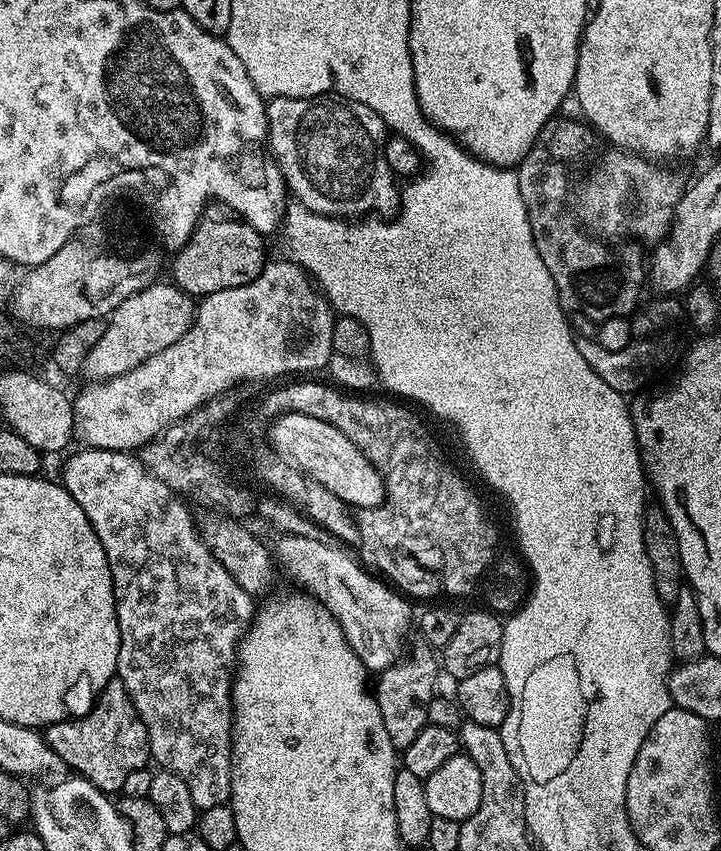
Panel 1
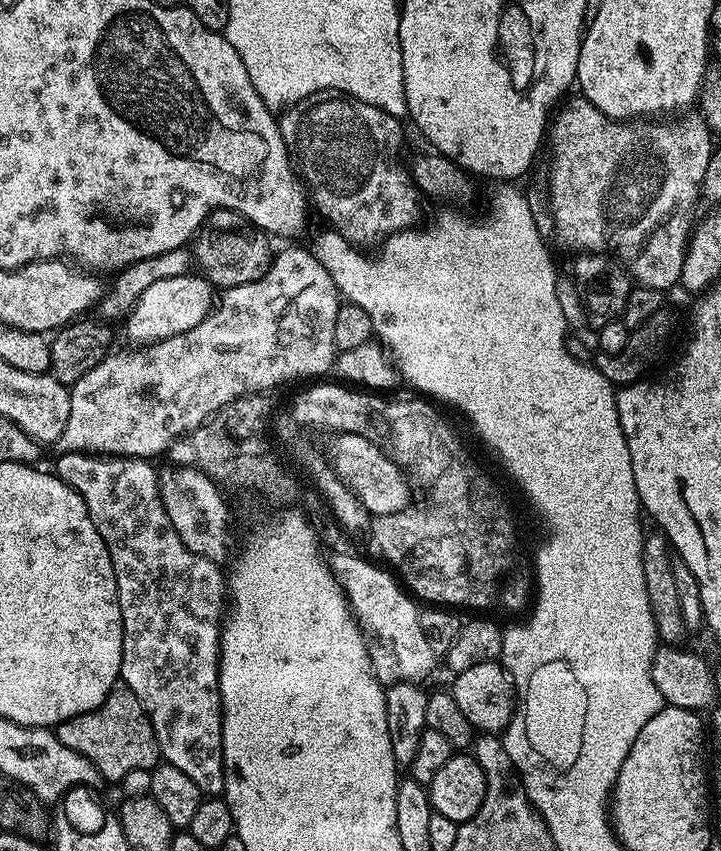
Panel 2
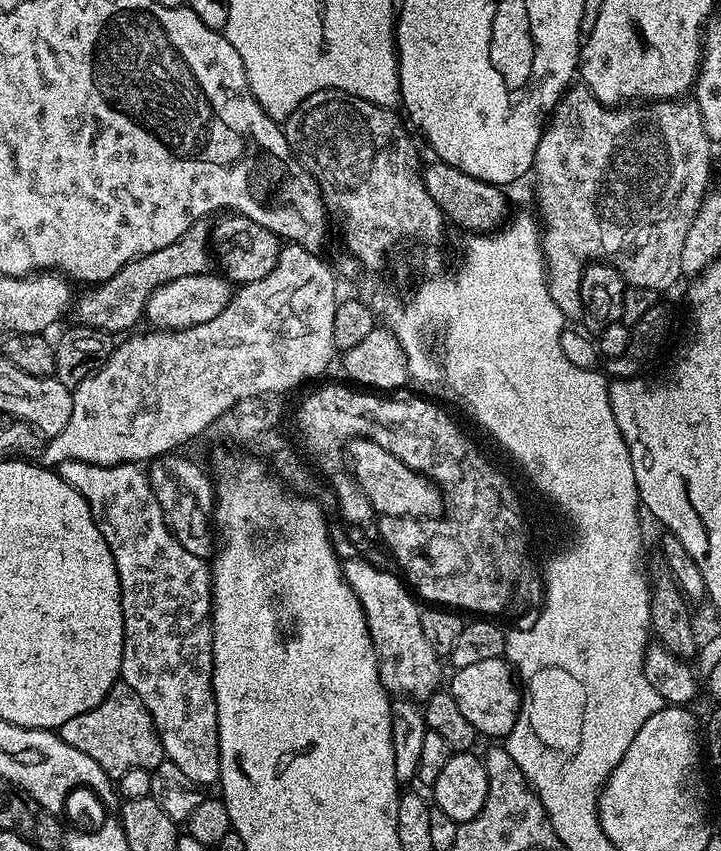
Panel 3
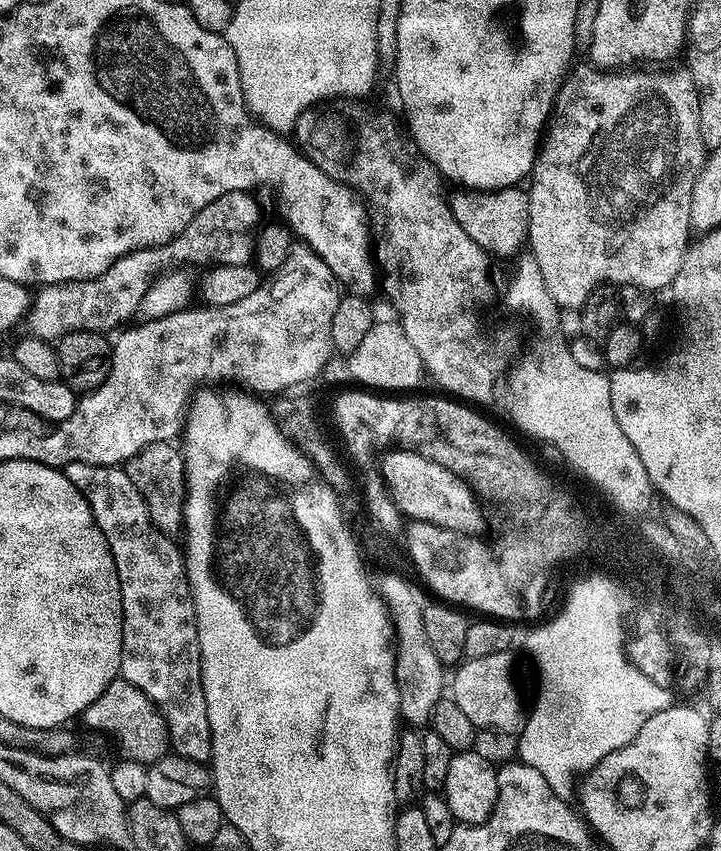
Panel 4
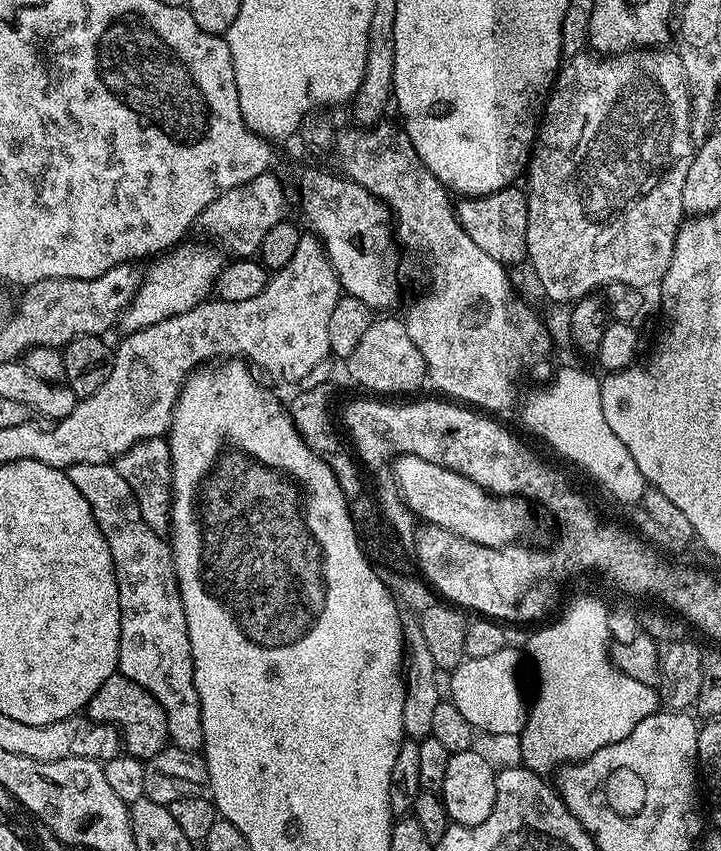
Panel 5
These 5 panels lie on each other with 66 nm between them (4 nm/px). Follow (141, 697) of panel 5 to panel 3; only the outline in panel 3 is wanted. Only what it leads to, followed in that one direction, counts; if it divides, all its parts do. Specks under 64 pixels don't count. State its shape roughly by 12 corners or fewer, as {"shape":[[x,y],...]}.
{"shape":[[117,682],[58,734],[109,778],[166,758],[150,710]]}

